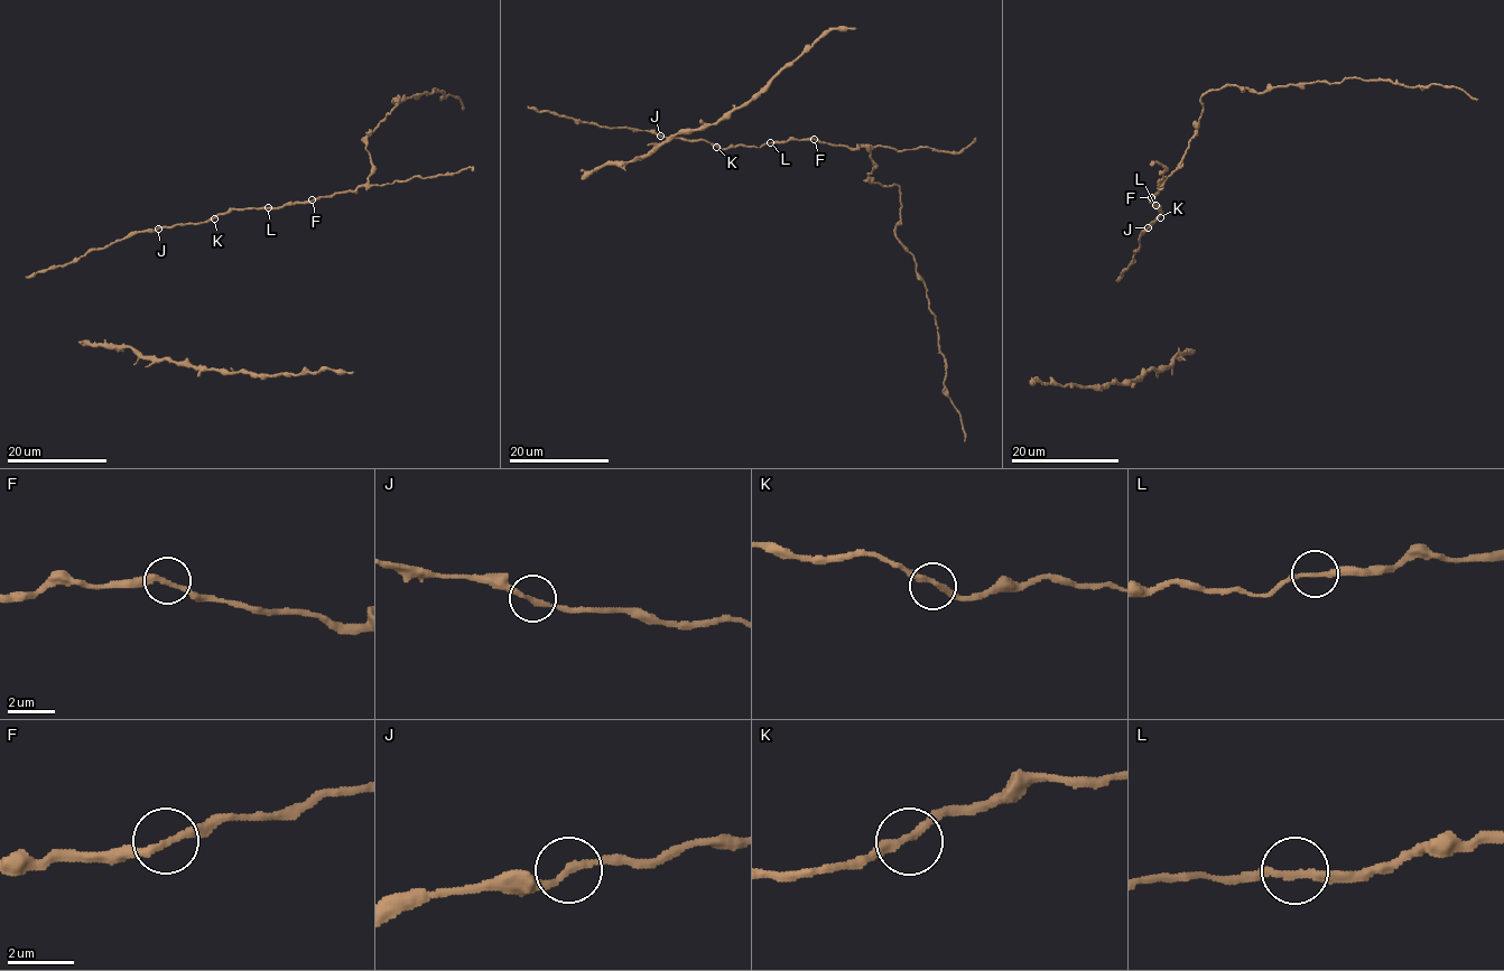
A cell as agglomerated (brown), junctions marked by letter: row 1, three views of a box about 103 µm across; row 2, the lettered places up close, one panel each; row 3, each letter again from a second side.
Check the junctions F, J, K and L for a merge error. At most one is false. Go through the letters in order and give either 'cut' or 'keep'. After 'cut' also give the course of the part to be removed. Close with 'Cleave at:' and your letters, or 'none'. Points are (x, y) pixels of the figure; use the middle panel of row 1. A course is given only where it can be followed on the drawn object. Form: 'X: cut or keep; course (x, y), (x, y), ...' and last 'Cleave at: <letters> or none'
F: keep
J: keep
K: keep
L: keep
Cleave at: none

